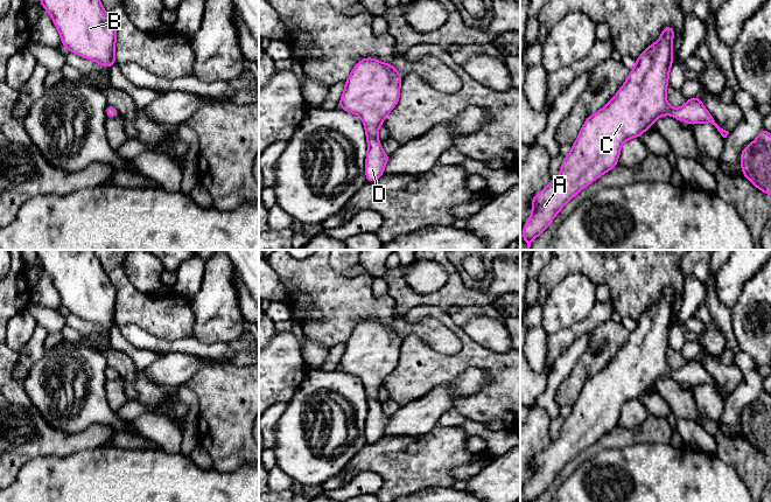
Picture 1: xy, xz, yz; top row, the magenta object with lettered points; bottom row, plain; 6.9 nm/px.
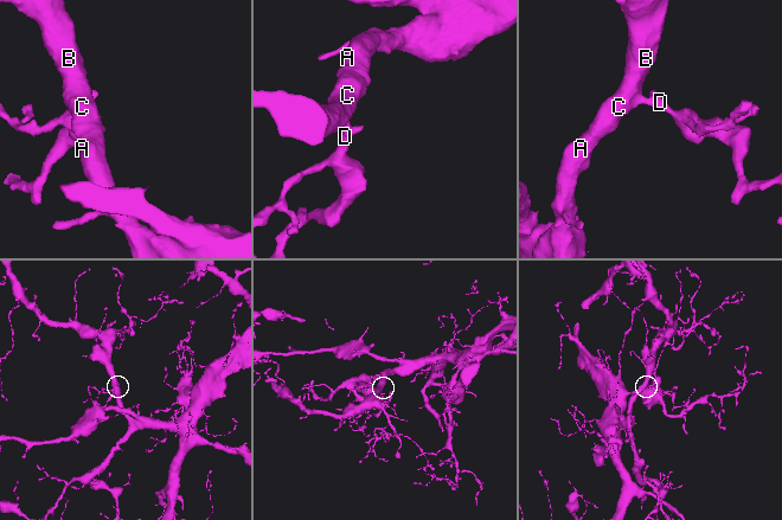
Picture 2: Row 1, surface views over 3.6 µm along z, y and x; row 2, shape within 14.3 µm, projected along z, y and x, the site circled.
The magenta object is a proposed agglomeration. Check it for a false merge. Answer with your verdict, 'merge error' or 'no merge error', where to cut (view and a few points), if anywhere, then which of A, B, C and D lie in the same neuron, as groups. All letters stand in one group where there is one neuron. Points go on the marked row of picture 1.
no merge error | no cut | A B C D

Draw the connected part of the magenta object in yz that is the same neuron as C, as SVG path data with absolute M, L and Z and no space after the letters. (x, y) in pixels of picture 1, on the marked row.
M666 26L661 32L661 37L636 58L636 67L630 70L626 82L615 97L603 109L587 118L577 139L572 146L572 152L563 158L559 176L552 180L544 190L537 193L532 200L532 216L526 221L523 229L523 238L527 244L527 250L530 250L534 238L549 226L551 222L567 202L581 189L589 186L618 163L623 144L631 138L642 137L659 117L670 114L679 121L687 121L689 125L710 123L723 138L727 138L729 132L715 123L713 116L703 106L700 97L687 99L677 110L668 105L666 89L668 86L670 69L673 64L673 39L674 29L671 26Z

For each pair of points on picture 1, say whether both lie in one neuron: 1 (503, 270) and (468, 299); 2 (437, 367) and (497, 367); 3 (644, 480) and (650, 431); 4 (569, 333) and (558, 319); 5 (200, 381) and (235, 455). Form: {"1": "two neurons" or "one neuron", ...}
{"1": "one neuron", "2": "one neuron", "3": "two neurons", "4": "two neurons", "5": "one neuron"}

